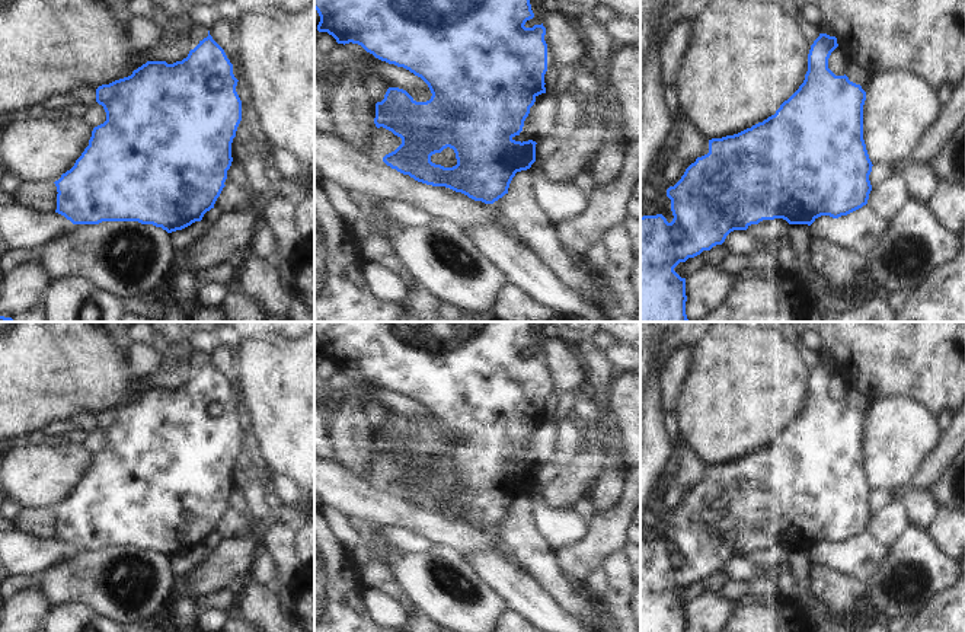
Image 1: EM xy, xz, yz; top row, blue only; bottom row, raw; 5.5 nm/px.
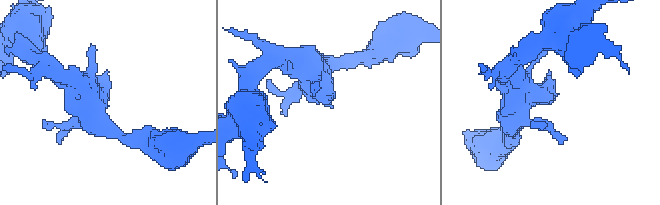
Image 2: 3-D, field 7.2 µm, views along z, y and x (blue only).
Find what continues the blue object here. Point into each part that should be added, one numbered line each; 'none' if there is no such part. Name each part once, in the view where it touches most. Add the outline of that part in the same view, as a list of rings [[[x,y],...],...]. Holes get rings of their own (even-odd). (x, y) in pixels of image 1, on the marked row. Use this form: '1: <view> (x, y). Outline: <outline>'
none.

